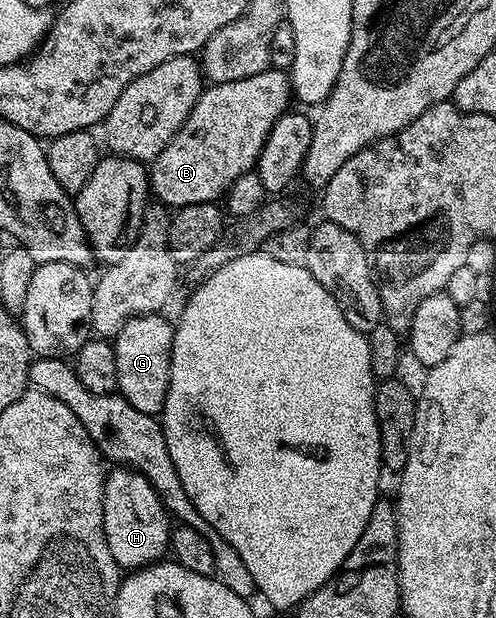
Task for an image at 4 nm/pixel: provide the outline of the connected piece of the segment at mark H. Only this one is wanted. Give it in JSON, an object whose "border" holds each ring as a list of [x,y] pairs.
{"border":[[[117,466],[104,480],[104,528],[110,557],[125,572],[161,562],[170,551],[170,512],[158,497],[154,485],[144,475]]]}

